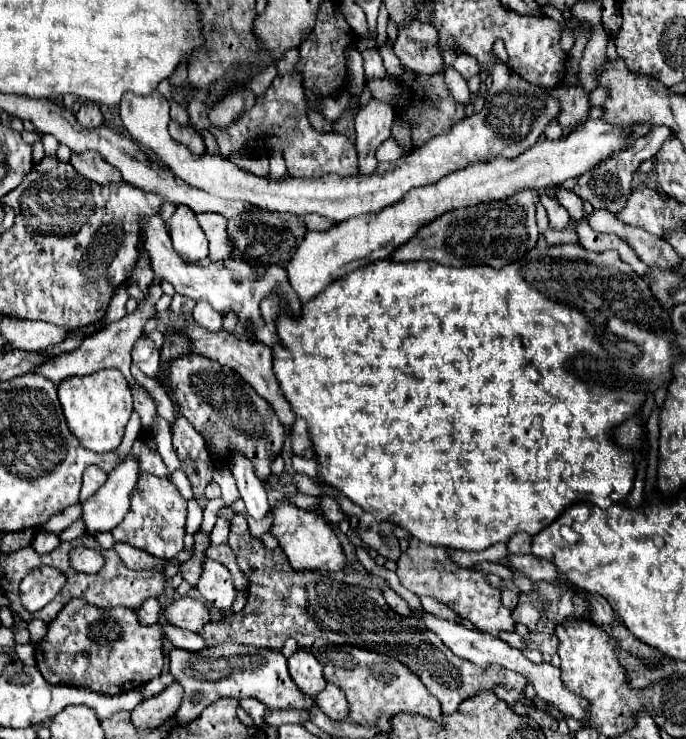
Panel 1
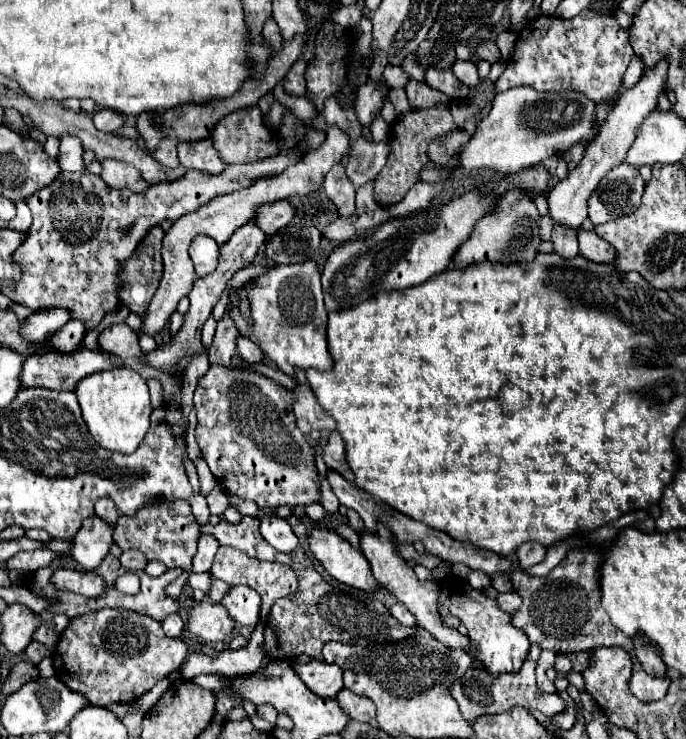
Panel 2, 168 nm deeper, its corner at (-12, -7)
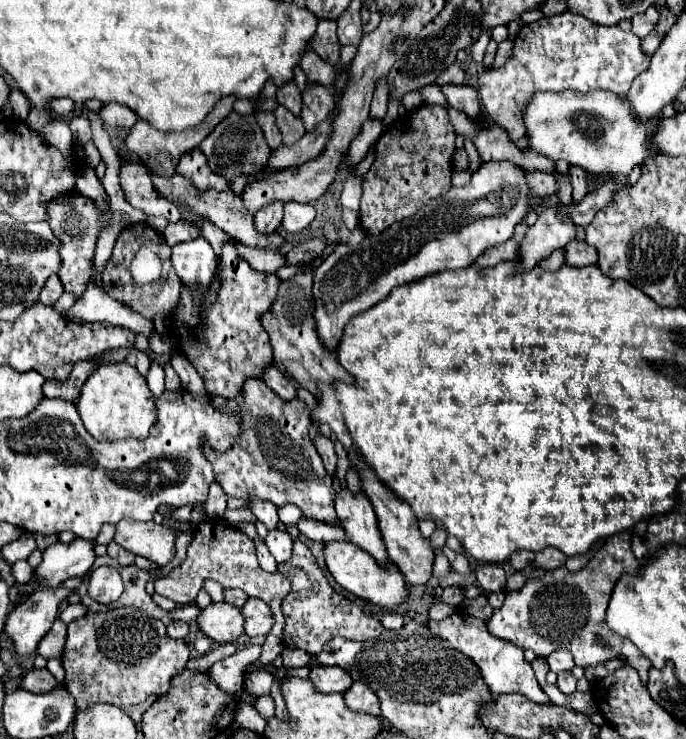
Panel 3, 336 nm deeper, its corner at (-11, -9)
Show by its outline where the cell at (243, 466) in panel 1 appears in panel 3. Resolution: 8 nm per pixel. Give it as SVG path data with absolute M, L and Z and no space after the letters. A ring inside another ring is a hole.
M271 529L269 535L265 537L265 545L269 547L271 555L275 557L277 563L287 561L291 557L291 547L293 547L293 539L287 531L279 531L279 529Z

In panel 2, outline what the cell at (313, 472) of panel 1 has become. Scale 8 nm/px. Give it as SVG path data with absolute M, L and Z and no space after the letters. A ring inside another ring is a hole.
M296 371L296 383L298 387L294 389L294 415L298 419L298 429L306 435L314 431L334 431L336 421L316 401L316 395L312 393L312 387L308 385L304 371Z

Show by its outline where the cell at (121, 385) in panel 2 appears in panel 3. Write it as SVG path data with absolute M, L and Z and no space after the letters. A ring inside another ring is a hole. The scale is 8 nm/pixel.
M129 363L97 367L81 389L77 409L85 429L99 441L119 441L119 439L143 441L147 439L149 429L157 419L155 397L147 387L145 377Z

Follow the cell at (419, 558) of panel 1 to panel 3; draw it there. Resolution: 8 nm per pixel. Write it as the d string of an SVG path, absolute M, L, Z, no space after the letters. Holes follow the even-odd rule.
M455 611L451 617L447 617L443 621L429 621L427 627L433 635L439 635L441 639L449 641L457 651L461 651L463 655L467 655L469 659L475 661L475 665L479 667L479 671L493 695L519 691L519 693L527 695L529 699L533 699L535 703L549 703L547 695L541 691L541 687L535 679L531 663L525 661L525 655L523 655L525 651L521 647L517 647L515 643L507 643L505 639L499 639L493 633L489 633L487 623L483 619L471 617L463 611Z

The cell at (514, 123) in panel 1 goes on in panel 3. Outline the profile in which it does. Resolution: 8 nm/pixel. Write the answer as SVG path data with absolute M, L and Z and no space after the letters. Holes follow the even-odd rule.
M609 91L535 93L523 107L523 125L527 129L527 147L531 151L553 161L565 159L591 175L629 175L635 165L643 165L647 157L657 155L657 151L647 145L647 137L655 131L657 119L643 125L637 123L627 101Z

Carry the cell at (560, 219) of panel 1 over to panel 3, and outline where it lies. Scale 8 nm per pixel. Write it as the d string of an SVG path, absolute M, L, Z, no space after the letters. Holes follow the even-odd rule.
M555 249L549 257L541 259L541 261L539 261L539 265L541 265L543 269L549 269L549 271L555 271L555 269L563 267L563 265L565 265L565 255L563 255L563 249Z

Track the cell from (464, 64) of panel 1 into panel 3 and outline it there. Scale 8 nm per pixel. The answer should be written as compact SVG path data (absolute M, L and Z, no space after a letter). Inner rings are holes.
M453 63L451 67L447 67L447 71L443 71L443 75L437 79L437 85L463 85L465 83L465 71L459 63Z

